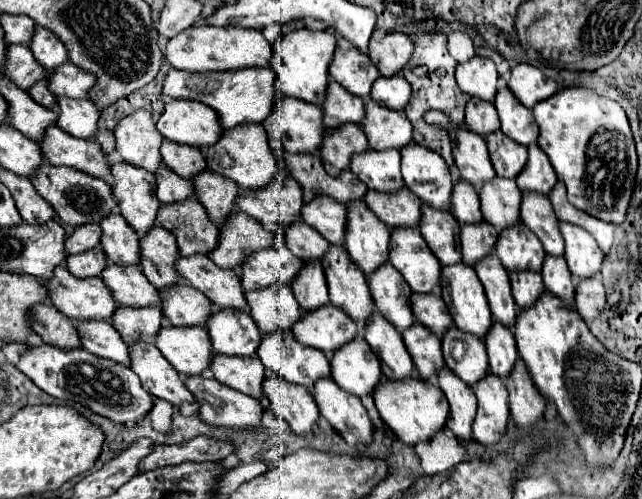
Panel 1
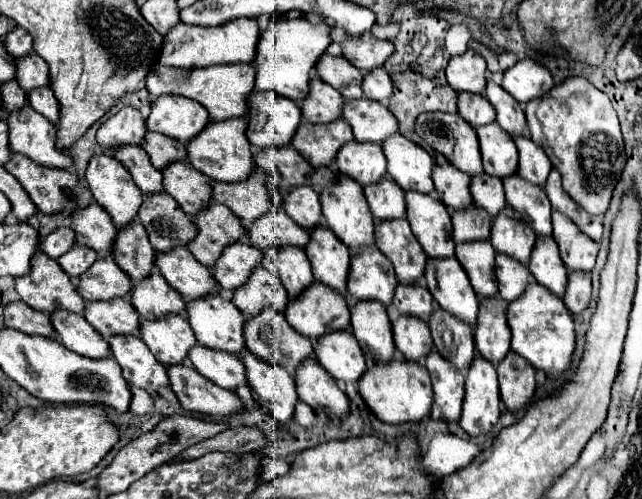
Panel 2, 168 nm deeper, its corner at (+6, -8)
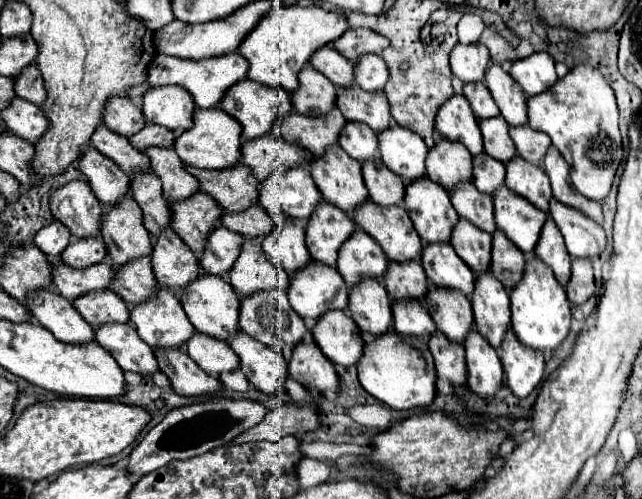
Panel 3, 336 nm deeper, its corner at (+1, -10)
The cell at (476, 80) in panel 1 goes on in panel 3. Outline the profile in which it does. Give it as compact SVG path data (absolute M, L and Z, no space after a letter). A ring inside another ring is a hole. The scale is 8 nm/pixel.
M455 44L451 52L451 70L463 80L463 82L481 82L485 76L485 70L489 66L489 50L485 44Z

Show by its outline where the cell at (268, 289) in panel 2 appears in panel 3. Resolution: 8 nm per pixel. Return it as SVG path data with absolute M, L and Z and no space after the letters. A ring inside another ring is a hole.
M247 238L241 246L241 254L229 272L229 284L237 292L239 298L269 288L281 288L285 284L283 270L275 268L261 244L255 238Z

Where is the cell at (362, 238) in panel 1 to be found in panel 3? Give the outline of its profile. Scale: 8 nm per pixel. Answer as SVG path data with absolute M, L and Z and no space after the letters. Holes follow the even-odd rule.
M339 144L329 146L321 156L313 158L309 168L323 200L339 206L343 212L351 214L369 198L361 176L361 164L345 154Z

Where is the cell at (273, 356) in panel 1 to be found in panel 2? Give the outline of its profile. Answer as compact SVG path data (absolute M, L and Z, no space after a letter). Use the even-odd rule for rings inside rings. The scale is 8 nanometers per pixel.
M272 308L260 316L256 316L256 320L248 320L246 322L246 332L244 332L244 338L246 338L246 348L258 356L260 360L268 362L268 364L276 364L276 366L286 366L286 364L292 364L294 368L298 368L304 360L312 358L314 356L314 346L312 346L312 340L304 340L298 332L292 332L292 328L288 326L284 314L280 312L272 312Z

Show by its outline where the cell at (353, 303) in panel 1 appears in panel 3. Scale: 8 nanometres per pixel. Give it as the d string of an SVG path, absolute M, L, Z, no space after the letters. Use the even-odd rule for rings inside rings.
M319 202L309 218L307 248L311 258L335 266L341 244L353 234L355 222L349 214L329 202Z

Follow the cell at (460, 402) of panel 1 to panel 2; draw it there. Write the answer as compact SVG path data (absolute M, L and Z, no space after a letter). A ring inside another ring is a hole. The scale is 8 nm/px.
M436 350L428 354L426 368L434 386L434 402L442 410L444 422L458 422L462 416L464 402L464 374L456 372L448 360L444 360Z

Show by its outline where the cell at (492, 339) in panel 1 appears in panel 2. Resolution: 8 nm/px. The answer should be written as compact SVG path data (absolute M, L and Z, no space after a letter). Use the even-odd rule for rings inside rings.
M496 296L496 300L482 300L478 312L478 326L474 332L476 350L490 364L498 364L510 352L510 328L504 314L506 302Z

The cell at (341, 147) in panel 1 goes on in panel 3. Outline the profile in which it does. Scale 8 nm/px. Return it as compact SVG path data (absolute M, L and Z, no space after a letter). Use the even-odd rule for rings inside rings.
M333 108L329 114L297 114L291 110L281 122L279 130L287 142L305 146L313 156L321 156L323 150L337 142L339 132L347 124L345 116Z

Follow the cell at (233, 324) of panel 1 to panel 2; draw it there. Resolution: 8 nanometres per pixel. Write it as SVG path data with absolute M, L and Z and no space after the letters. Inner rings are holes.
M216 294L188 302L186 306L188 322L200 346L228 354L240 354L246 348L244 316L232 302Z

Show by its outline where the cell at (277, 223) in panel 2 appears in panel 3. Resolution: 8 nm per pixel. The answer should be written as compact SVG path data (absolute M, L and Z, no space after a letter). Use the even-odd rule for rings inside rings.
M253 204L247 210L235 212L235 214L223 212L219 222L221 222L221 226L225 226L225 228L241 234L241 236L247 236L247 238L253 238L253 236L263 238L275 226L271 216L259 204Z

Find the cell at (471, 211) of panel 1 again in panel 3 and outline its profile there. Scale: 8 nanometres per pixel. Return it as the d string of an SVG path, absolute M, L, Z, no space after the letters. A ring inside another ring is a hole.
M439 138L425 160L427 176L451 190L457 182L471 180L471 160L473 156L461 146L461 142Z

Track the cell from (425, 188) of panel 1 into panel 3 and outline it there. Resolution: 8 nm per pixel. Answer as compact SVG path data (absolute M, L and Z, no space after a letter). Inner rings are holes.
M393 124L377 134L377 138L381 160L391 172L399 174L405 182L425 176L425 158L429 148L417 132Z

